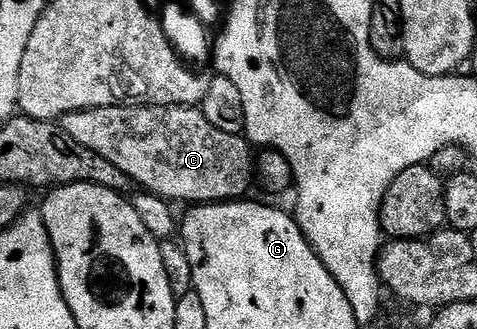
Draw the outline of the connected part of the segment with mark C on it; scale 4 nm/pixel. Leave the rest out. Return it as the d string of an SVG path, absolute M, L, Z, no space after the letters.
M116 106L113 108L90 108L89 110L65 114L61 117L61 123L65 134L69 134L69 138L77 138L77 142L81 142L81 146L89 146L89 150L93 150L93 154L101 154L101 158L113 162L113 166L117 166L117 170L121 170L131 179L132 185L138 186L142 191L152 192L154 196L159 196L161 199L168 202L184 200L187 206L213 204L225 200L237 200L246 197L248 193L250 193L247 191L251 188L251 180L253 184L252 145L248 143L243 136L225 134L225 130L217 130L217 126L212 126L209 122L209 118L205 118L205 114L198 107L178 108L177 106L169 106L168 108L128 108L126 106Z

